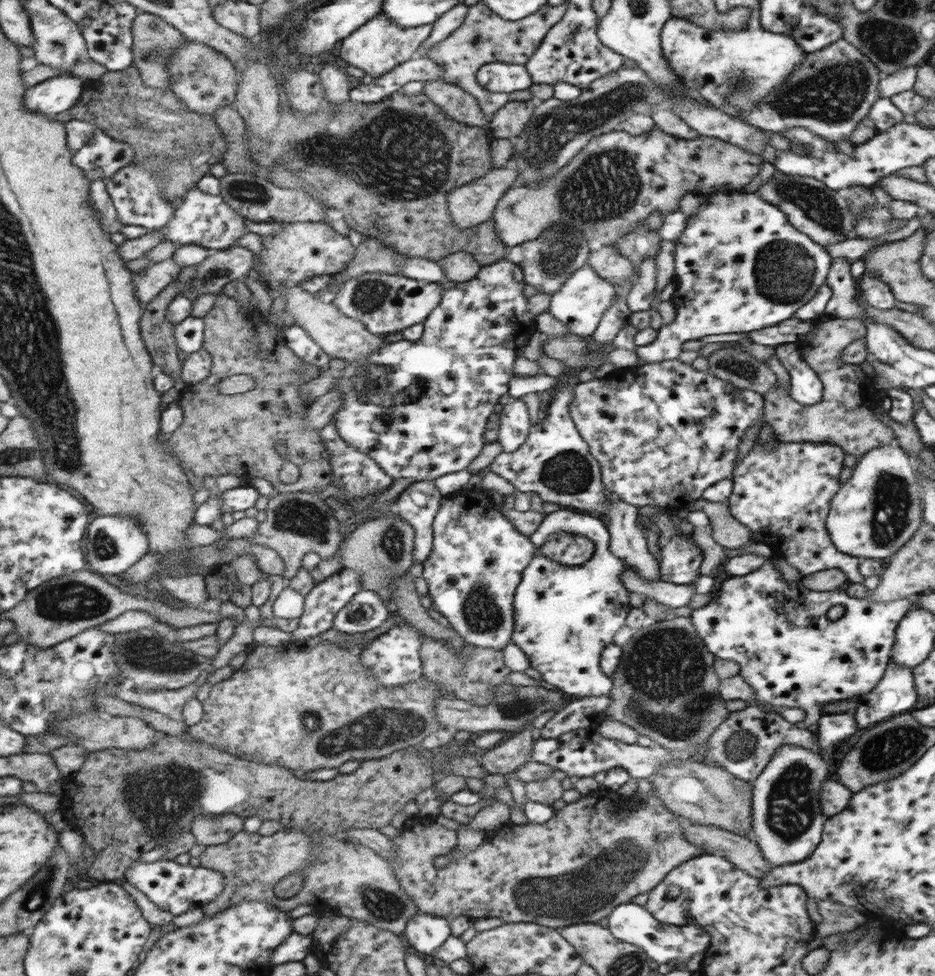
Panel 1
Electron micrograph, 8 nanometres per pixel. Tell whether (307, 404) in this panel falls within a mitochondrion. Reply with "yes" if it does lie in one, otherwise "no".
no

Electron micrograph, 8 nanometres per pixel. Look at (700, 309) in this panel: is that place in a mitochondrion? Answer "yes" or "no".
no

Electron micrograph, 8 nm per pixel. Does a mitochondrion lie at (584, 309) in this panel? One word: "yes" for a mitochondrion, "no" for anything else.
no

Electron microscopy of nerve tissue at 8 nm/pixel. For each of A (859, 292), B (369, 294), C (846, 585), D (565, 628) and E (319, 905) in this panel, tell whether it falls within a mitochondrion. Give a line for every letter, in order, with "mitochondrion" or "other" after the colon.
A: other
B: mitochondrion
C: other
D: other
E: other

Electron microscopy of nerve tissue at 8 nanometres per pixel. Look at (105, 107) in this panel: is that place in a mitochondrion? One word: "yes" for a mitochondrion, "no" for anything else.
no

